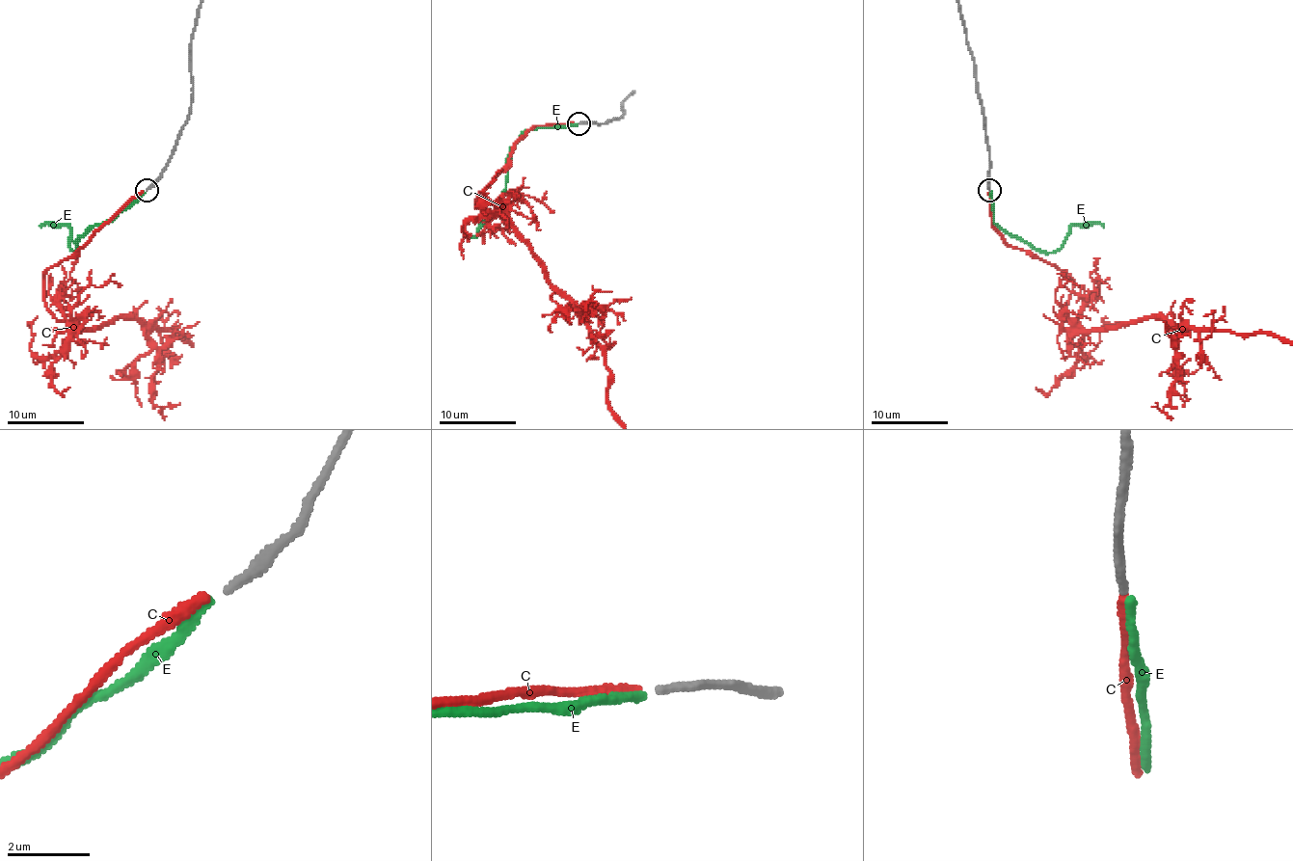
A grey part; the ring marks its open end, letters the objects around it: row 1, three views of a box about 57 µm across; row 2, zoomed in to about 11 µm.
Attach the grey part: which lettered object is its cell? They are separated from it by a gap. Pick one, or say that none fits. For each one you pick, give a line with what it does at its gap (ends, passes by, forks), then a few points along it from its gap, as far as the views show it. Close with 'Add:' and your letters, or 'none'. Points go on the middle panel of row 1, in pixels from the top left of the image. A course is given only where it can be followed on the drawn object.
C: it ends
Add: C

